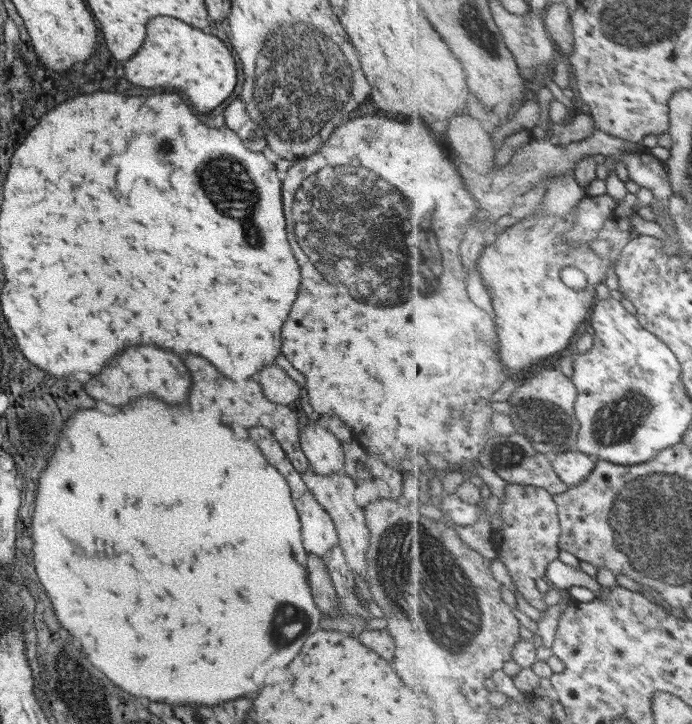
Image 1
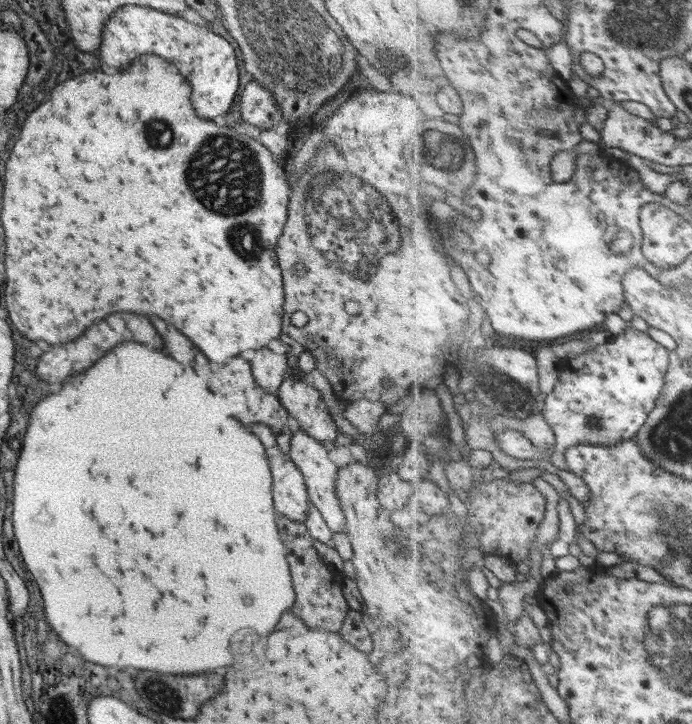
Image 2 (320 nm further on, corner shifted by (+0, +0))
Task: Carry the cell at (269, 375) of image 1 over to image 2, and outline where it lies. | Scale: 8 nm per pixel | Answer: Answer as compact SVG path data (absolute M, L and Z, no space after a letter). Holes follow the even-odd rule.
M261 348L253 352L251 358L251 374L255 382L268 393L277 393L282 378L287 374L286 356L277 354L269 348Z

